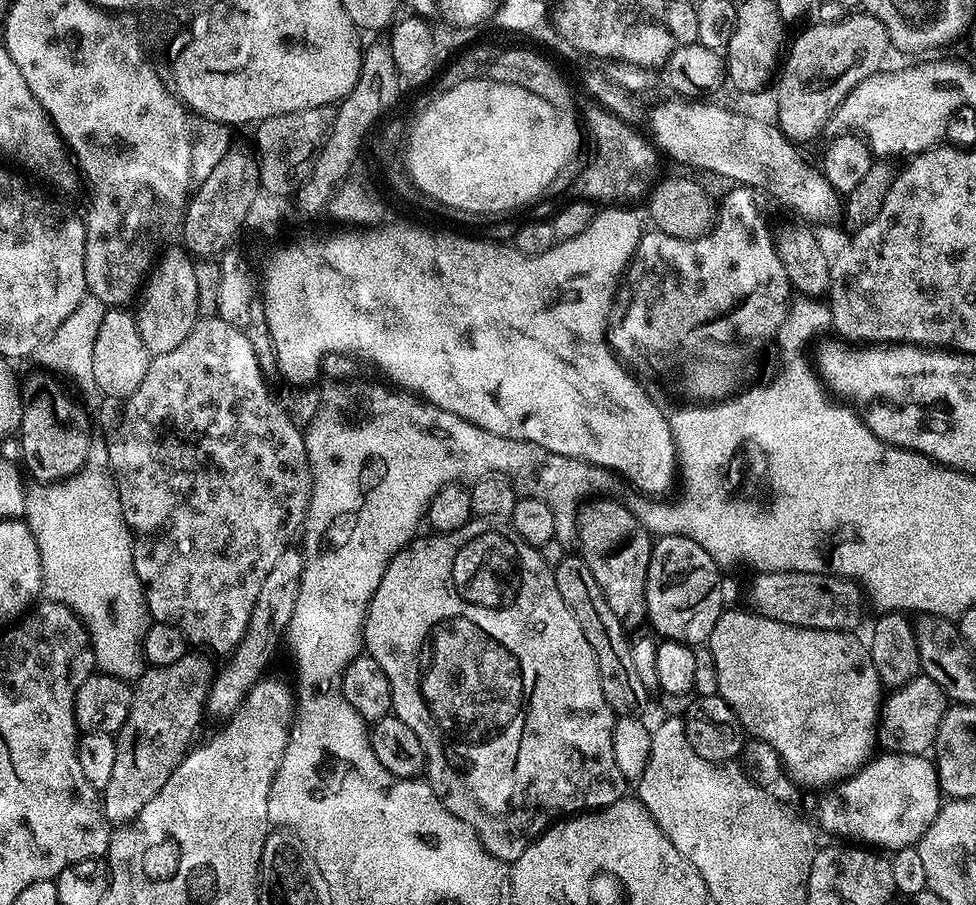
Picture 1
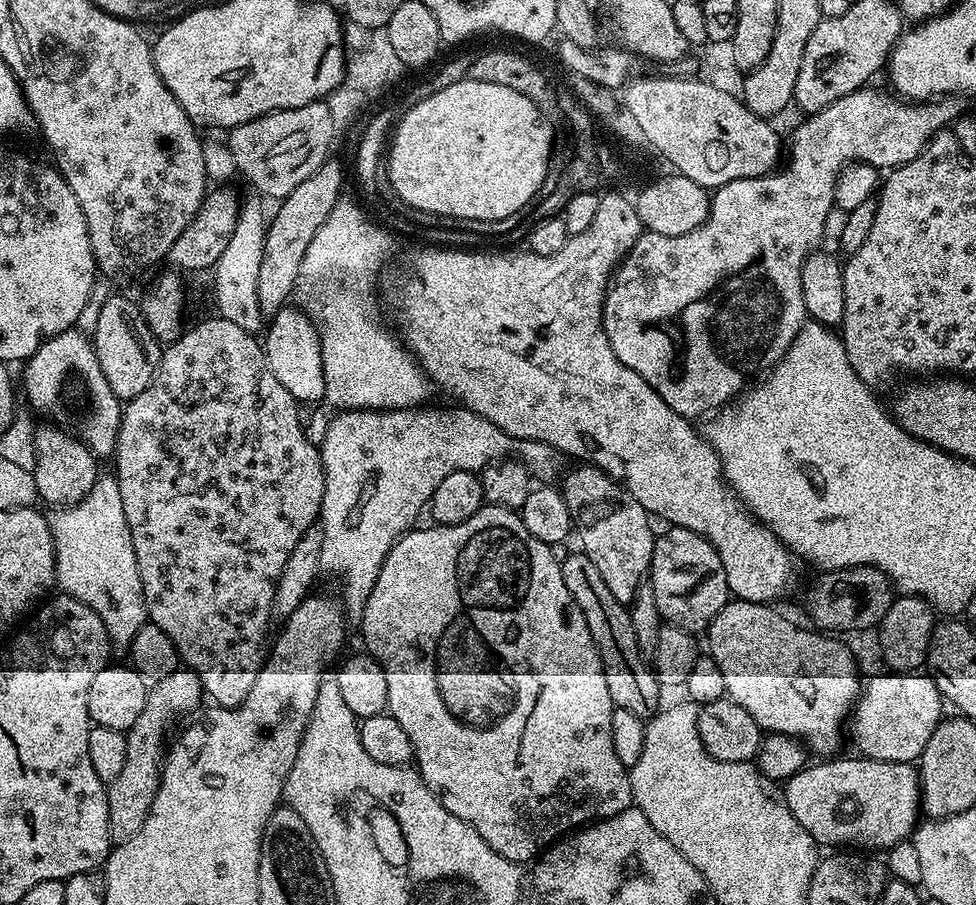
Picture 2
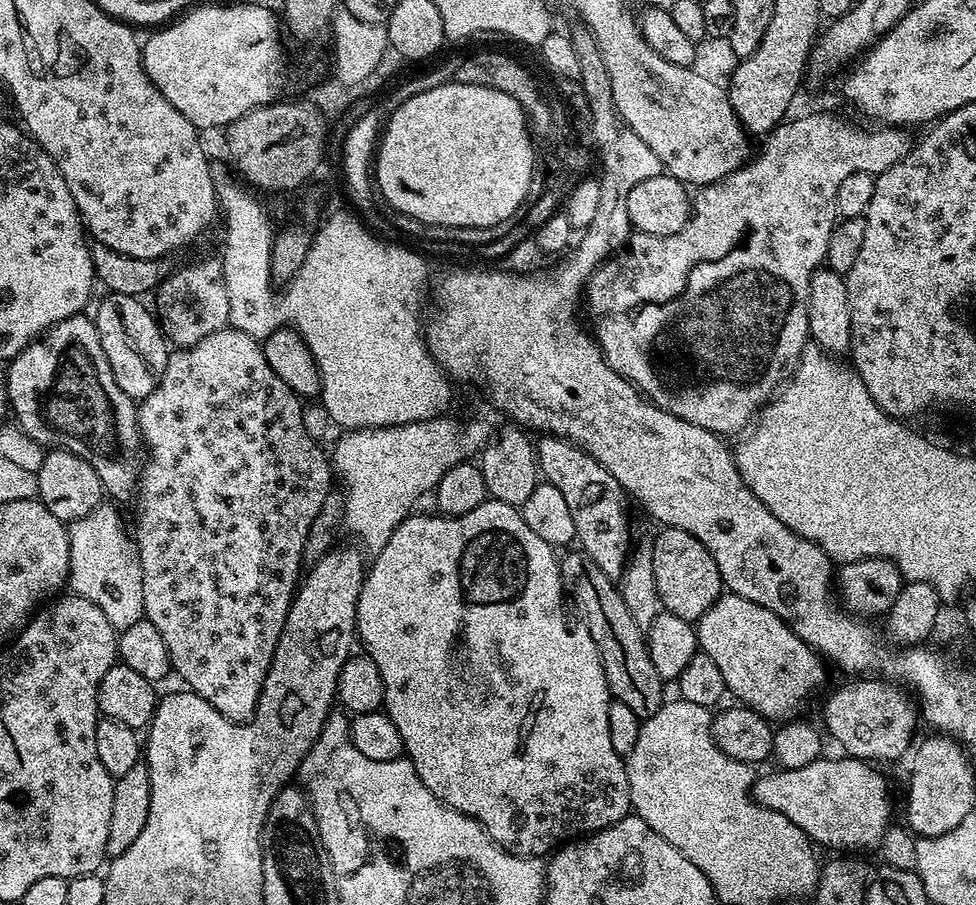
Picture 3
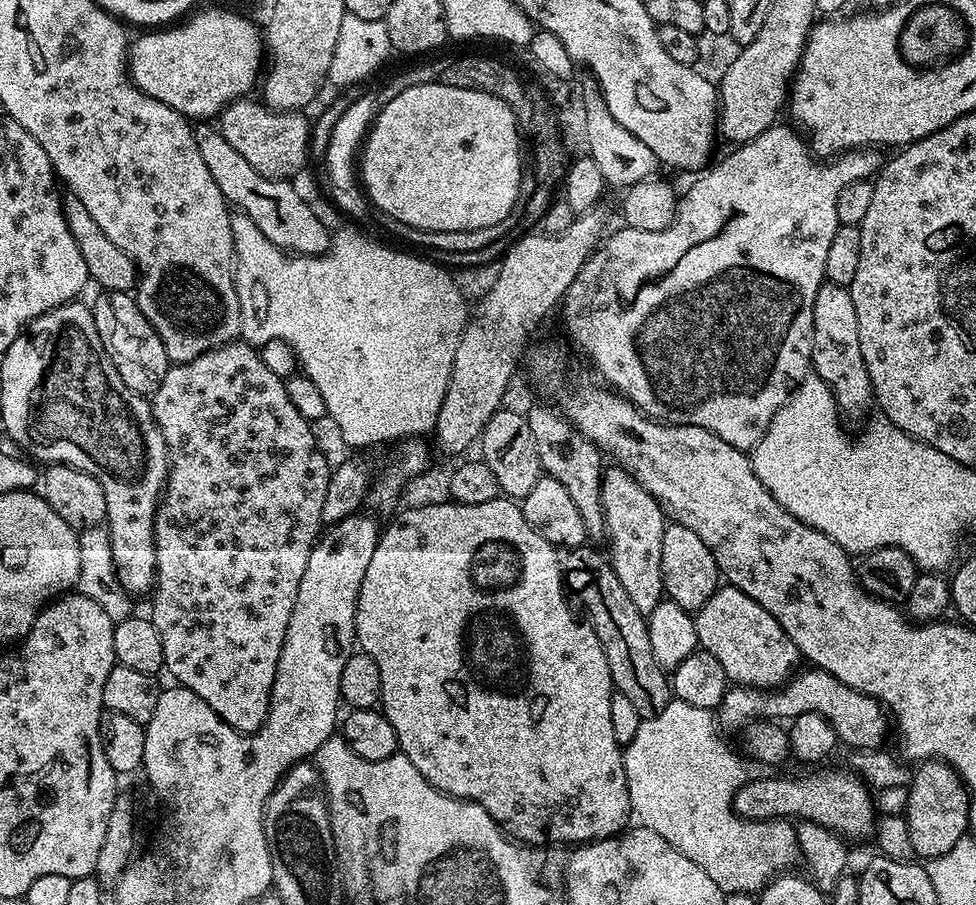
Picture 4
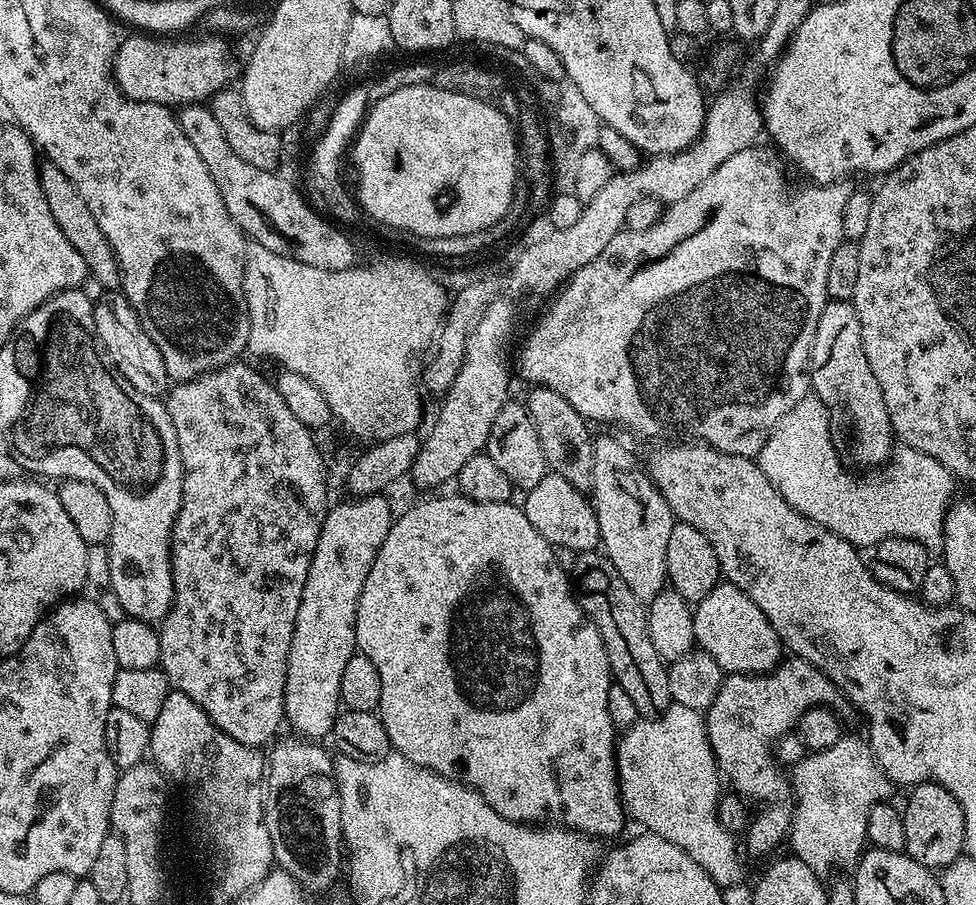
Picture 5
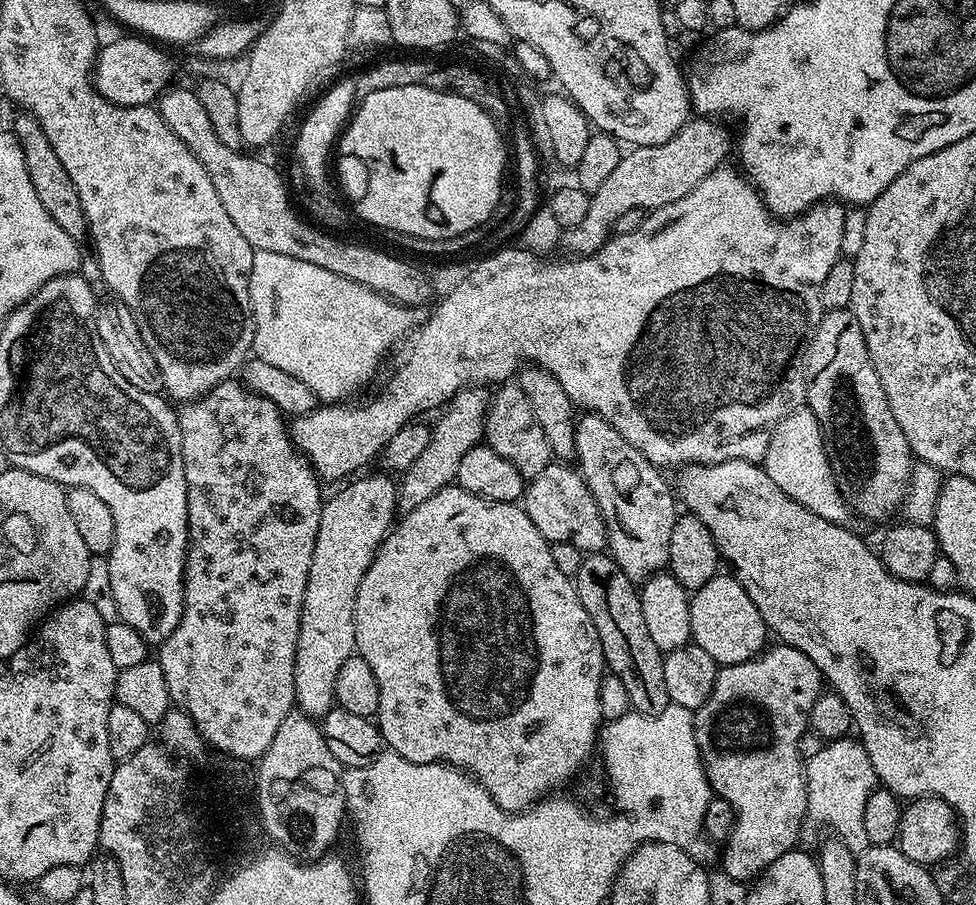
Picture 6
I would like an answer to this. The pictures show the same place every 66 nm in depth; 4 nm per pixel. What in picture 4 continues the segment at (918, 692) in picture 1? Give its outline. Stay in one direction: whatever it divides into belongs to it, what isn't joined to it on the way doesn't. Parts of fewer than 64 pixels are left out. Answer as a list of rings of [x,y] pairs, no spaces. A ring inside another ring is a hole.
[[[812,666],[807,670],[809,672],[804,672],[801,676],[793,675],[787,683],[775,690],[743,686],[729,687],[718,709],[719,723],[725,729],[741,728],[744,730],[758,720],[788,722],[793,716],[813,712],[822,714],[822,718],[826,718],[826,722],[834,726],[834,734],[841,745],[849,744],[849,749],[852,750],[879,749],[883,745],[880,743],[883,742],[884,735],[887,732],[889,735],[890,732],[890,720],[885,709],[872,706],[868,712],[869,696],[838,682],[838,678],[834,678],[829,672],[823,672],[818,667]]]

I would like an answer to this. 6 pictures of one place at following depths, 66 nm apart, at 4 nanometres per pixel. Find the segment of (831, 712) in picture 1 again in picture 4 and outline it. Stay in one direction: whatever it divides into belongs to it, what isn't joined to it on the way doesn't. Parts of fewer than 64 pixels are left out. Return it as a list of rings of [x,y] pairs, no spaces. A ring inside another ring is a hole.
[[[731,586],[717,588],[694,619],[699,647],[722,662],[722,670],[726,670],[733,685],[775,690],[793,675],[792,667],[798,661],[794,642],[790,642],[786,630],[778,626],[776,619],[766,614],[754,598],[742,594],[742,590]]]

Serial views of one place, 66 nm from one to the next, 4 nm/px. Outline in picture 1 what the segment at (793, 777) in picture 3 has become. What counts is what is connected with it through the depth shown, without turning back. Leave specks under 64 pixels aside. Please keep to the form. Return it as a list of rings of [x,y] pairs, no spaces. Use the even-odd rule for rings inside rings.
[[[884,752],[878,756],[835,788],[826,790],[830,791],[818,804],[818,822],[826,833],[870,848],[893,852],[913,847],[942,807],[935,765],[927,755]]]

